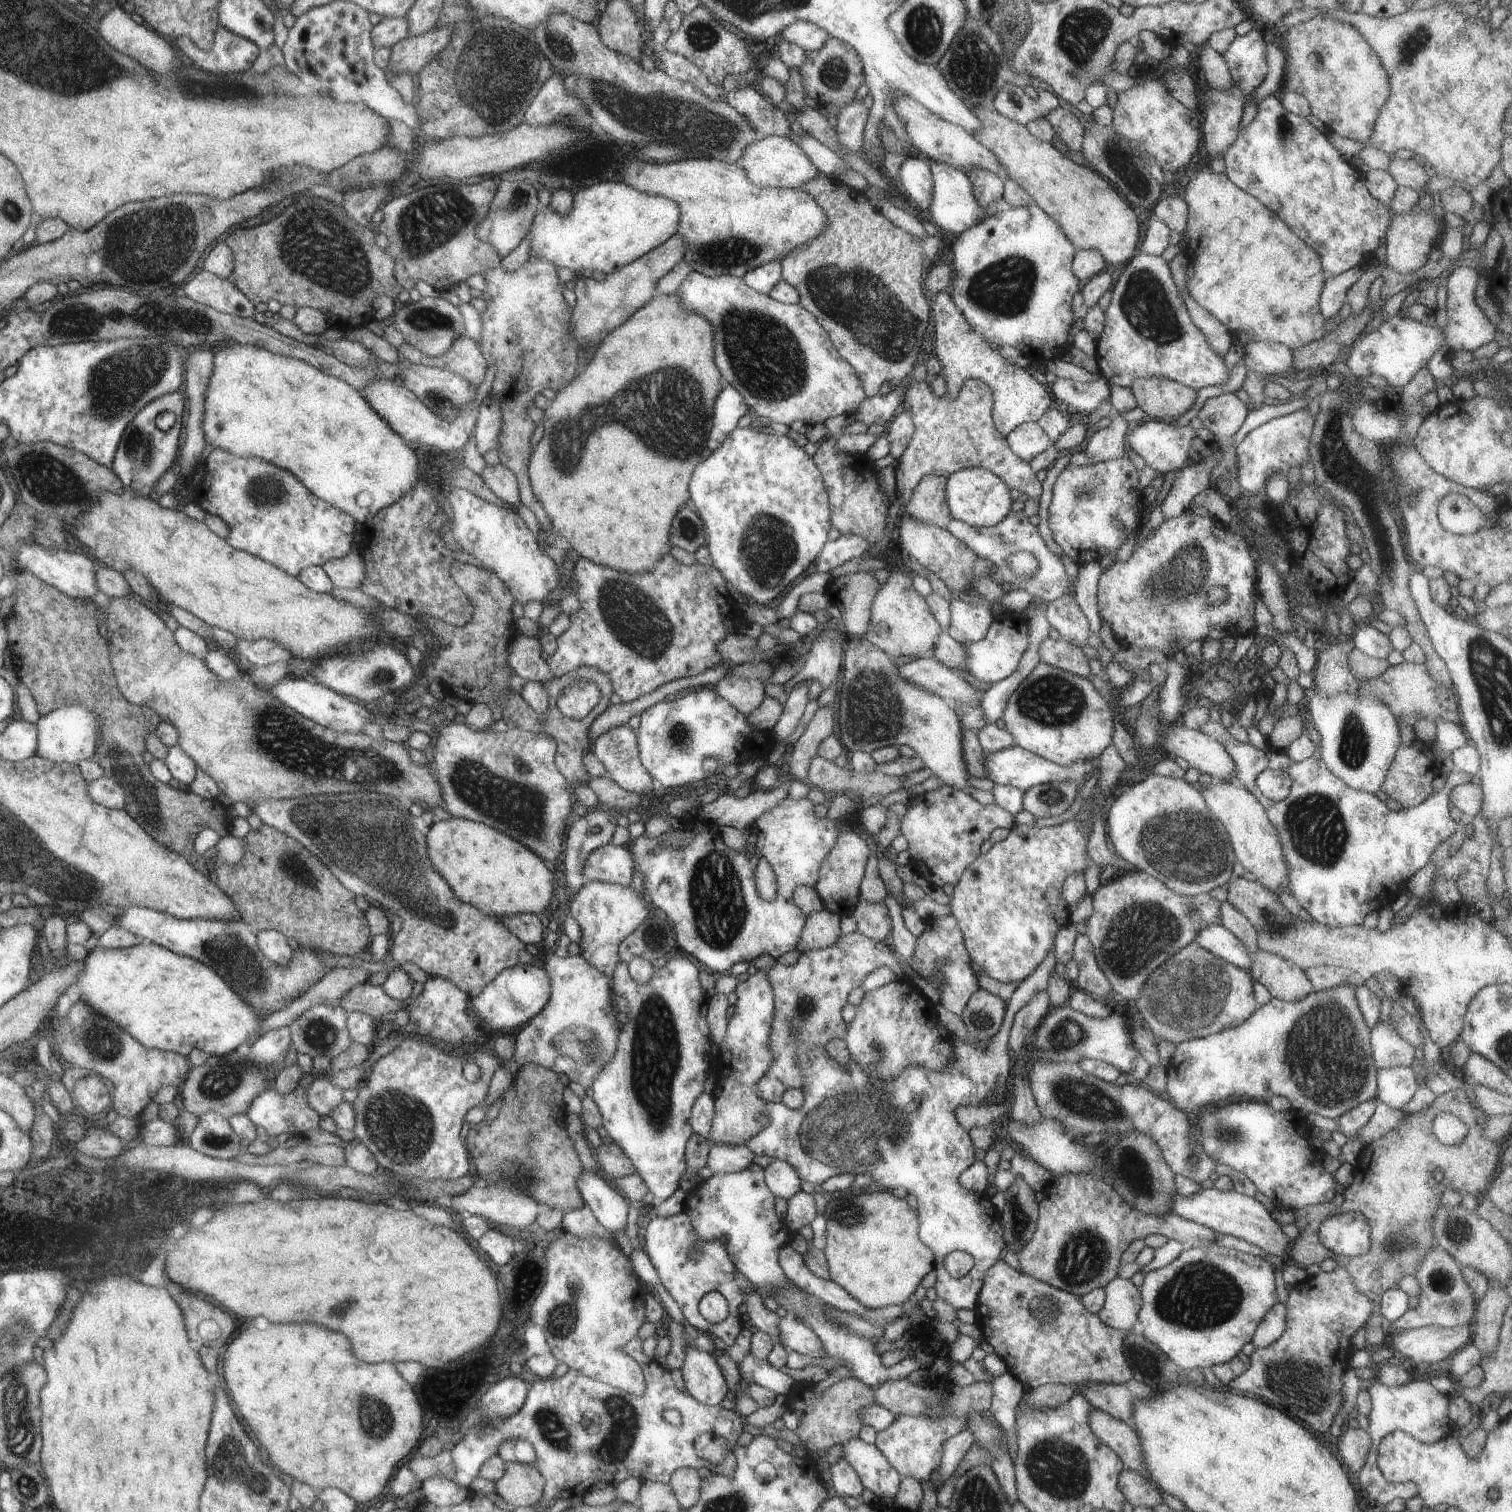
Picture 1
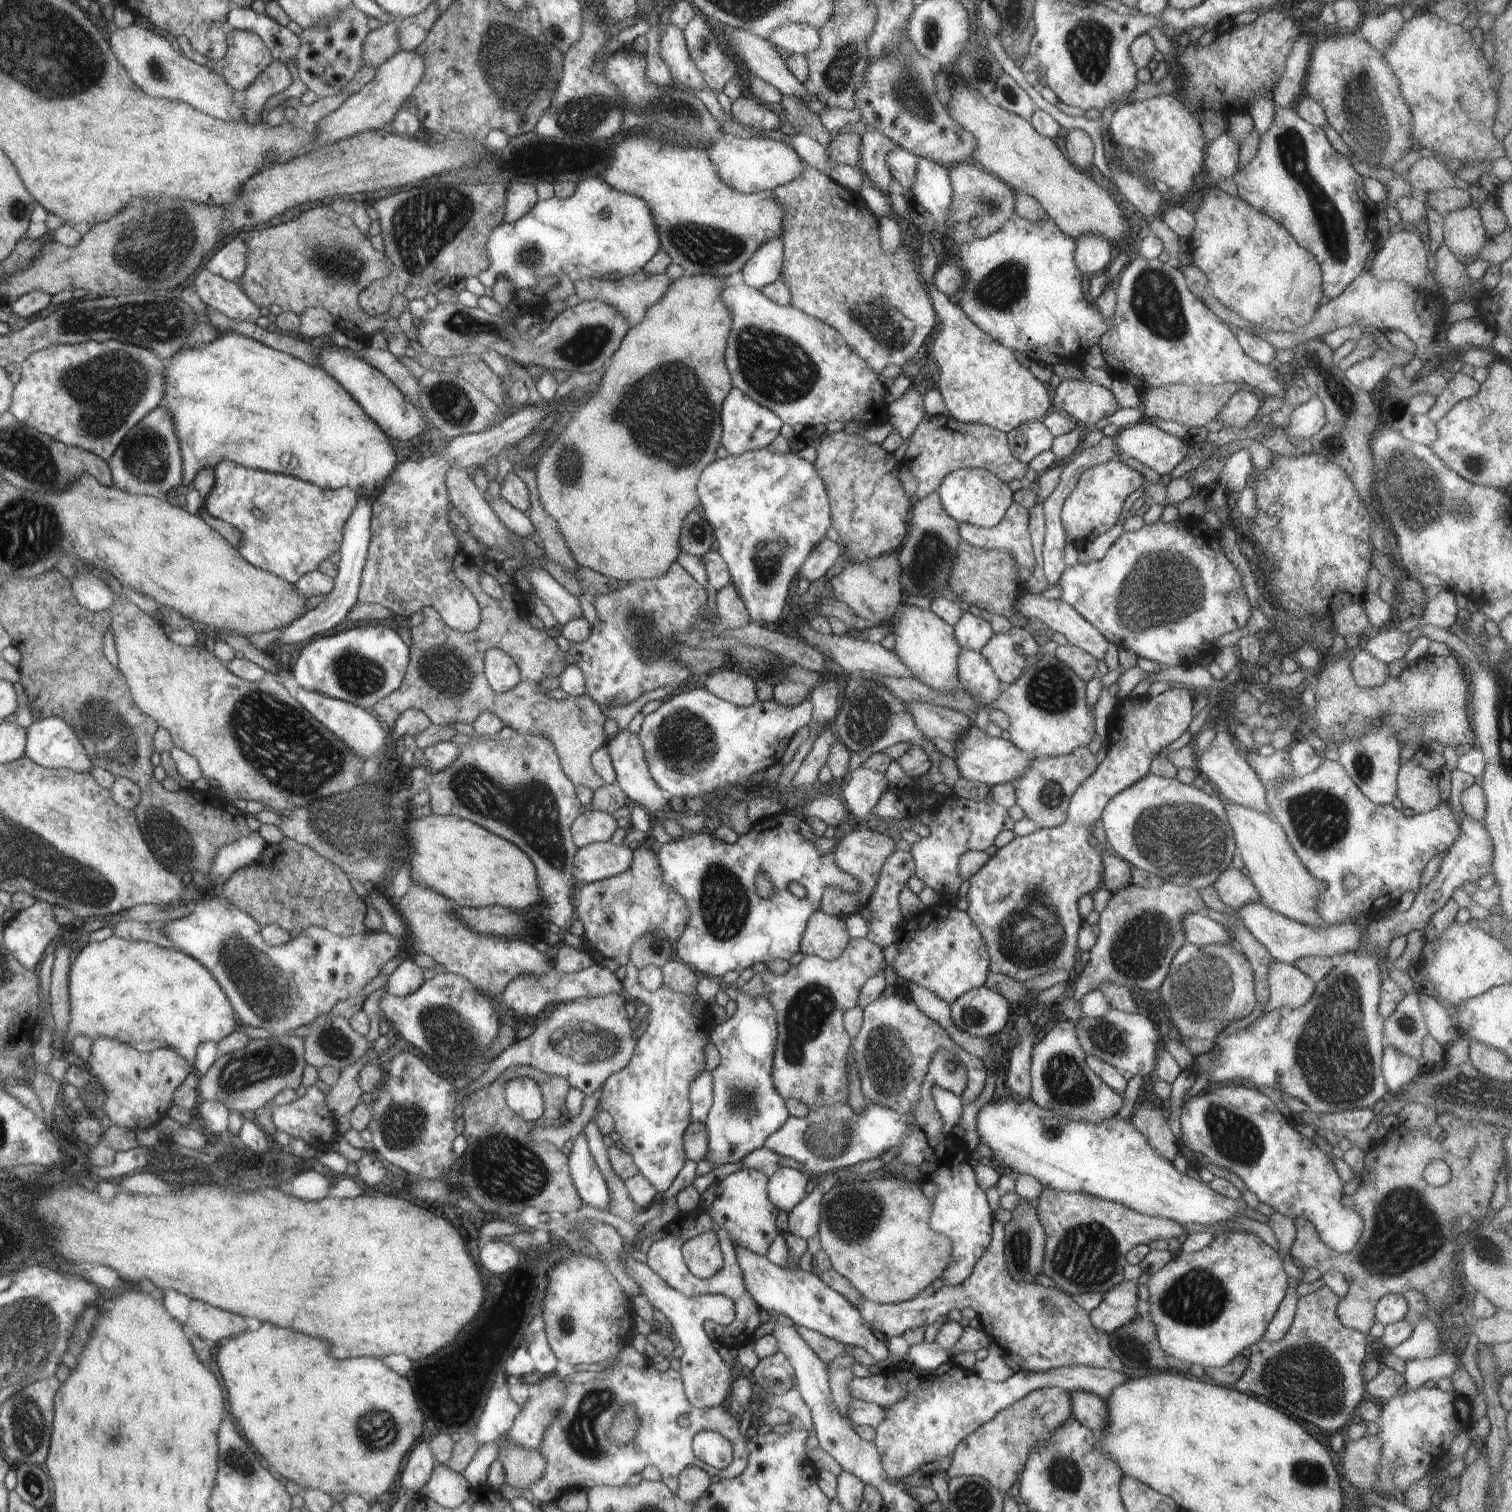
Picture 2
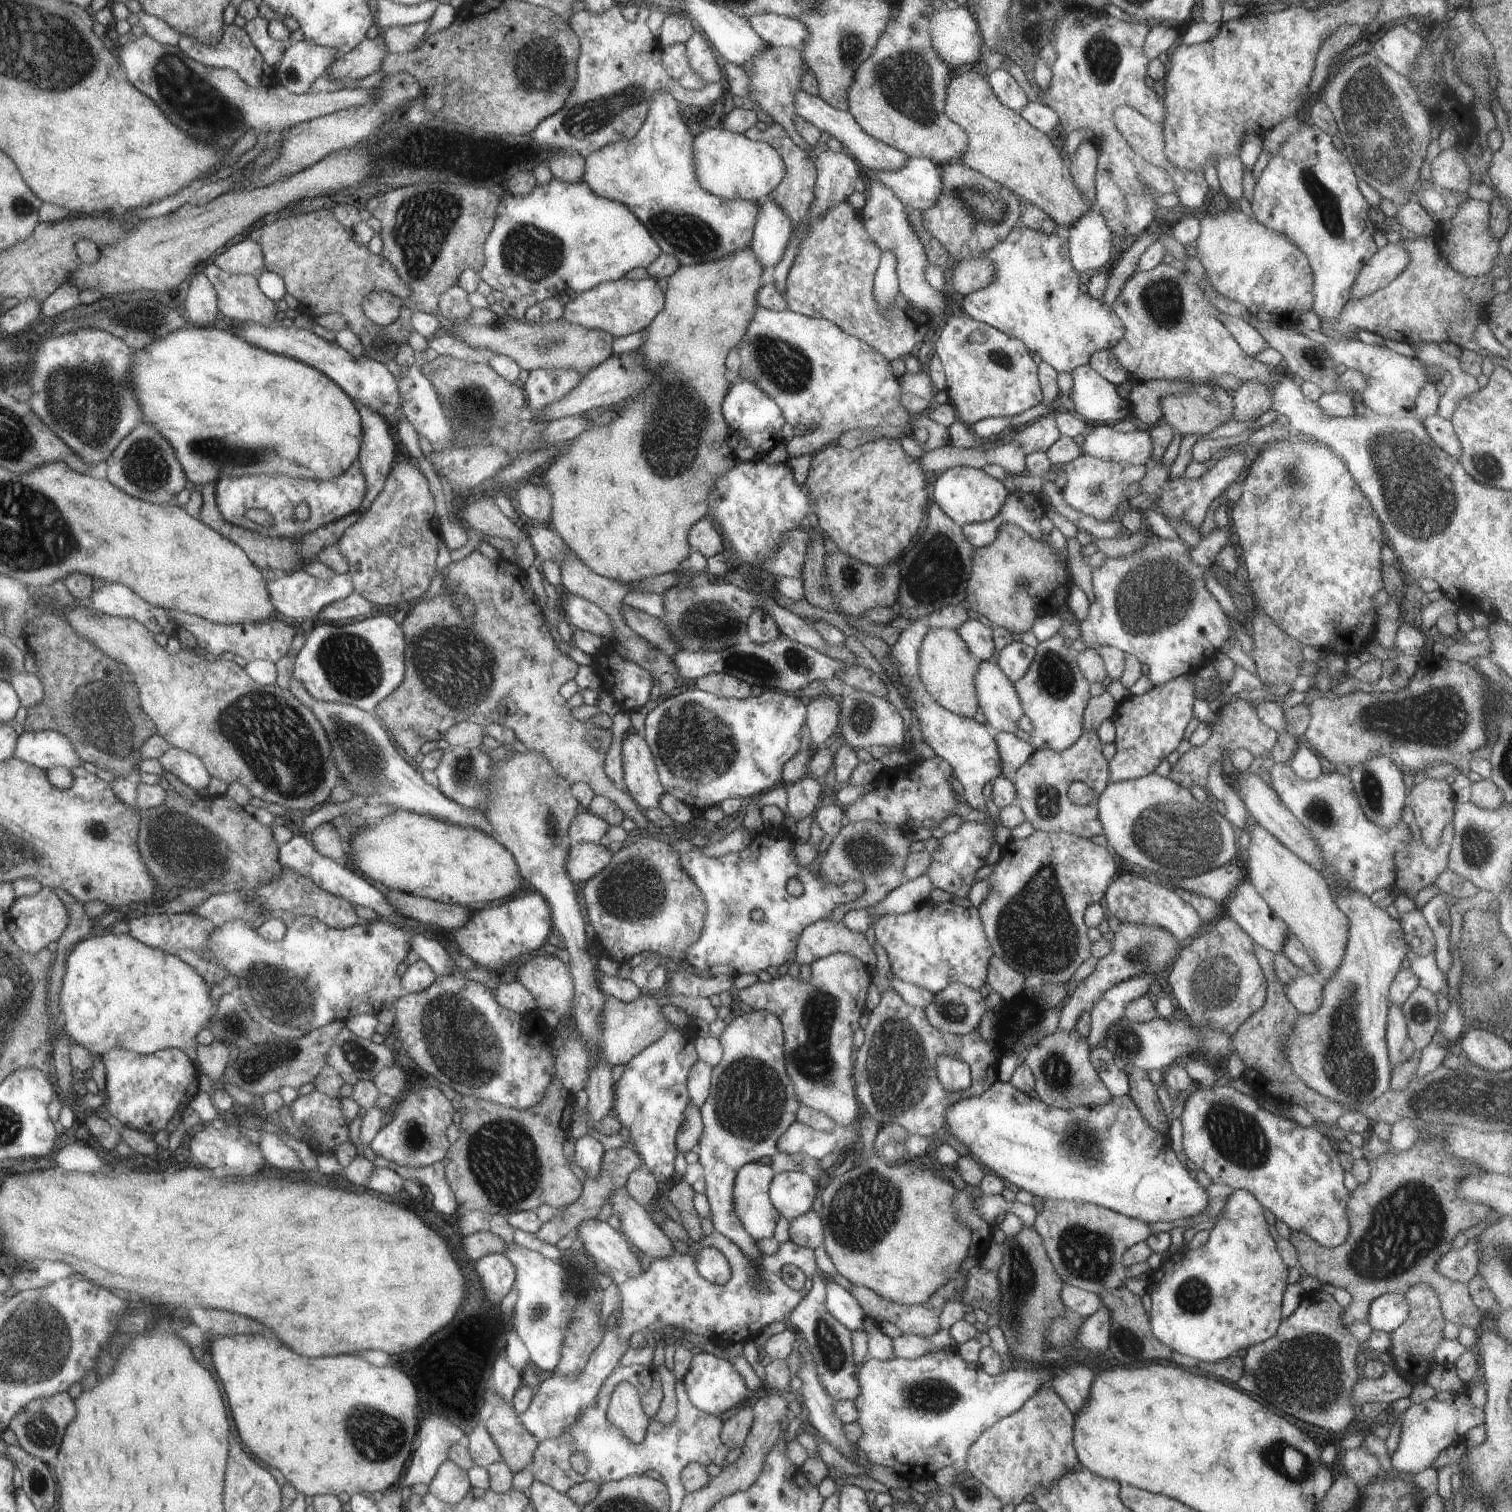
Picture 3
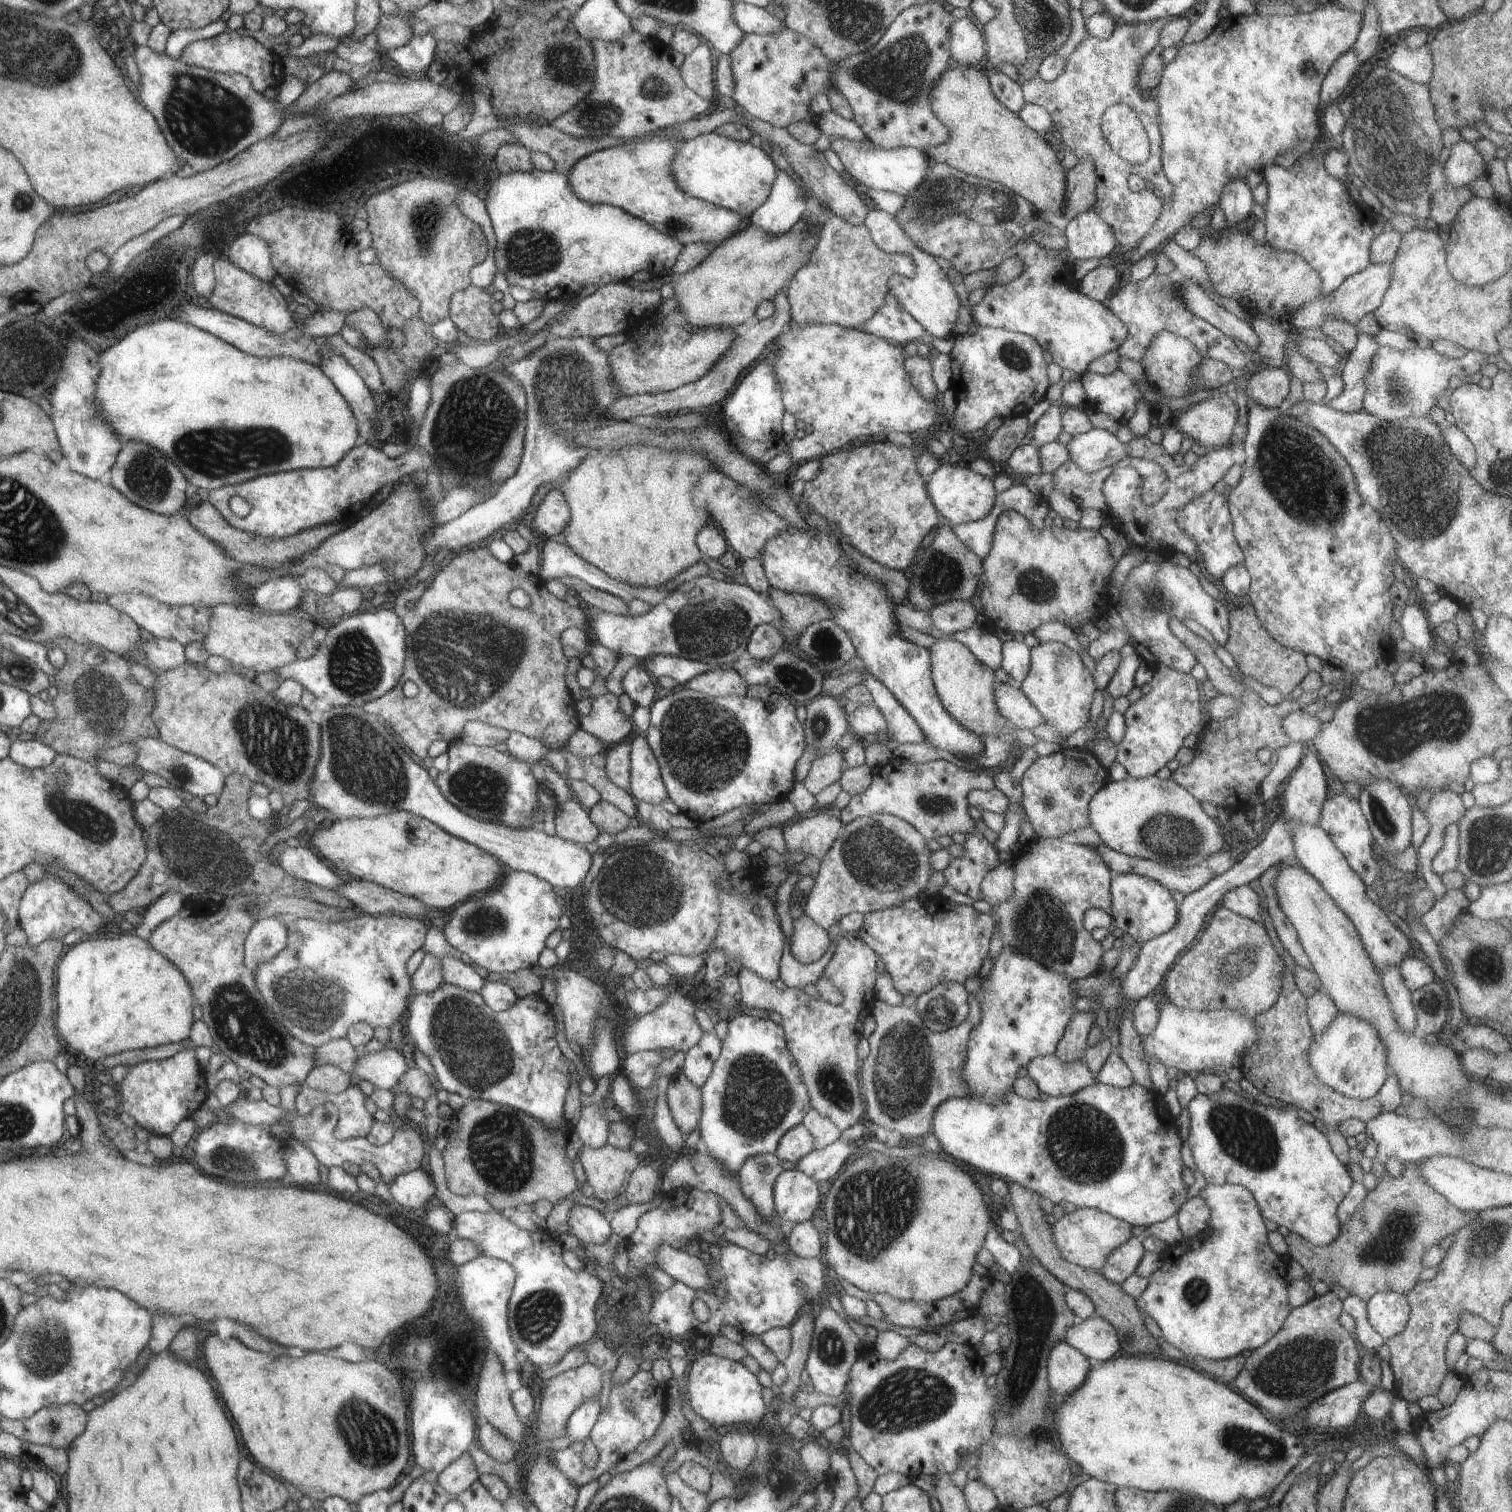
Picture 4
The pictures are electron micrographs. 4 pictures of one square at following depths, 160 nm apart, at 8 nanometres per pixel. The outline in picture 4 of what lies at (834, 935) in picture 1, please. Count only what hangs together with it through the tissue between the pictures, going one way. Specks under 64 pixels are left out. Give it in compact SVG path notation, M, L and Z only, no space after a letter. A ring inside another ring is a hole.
M802 915L793 922L793 934L789 943L794 958L810 964L826 954L831 940L825 928L818 926L808 915Z

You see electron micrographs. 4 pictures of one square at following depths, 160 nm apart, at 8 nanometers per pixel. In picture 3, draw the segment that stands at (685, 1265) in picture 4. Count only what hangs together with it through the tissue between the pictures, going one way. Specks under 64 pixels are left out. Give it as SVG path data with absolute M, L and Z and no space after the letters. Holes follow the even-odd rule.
M617 1189L607 1200L621 1222L621 1232L629 1243L652 1259L665 1259L676 1252L672 1240L651 1219L650 1208L634 1200L626 1189Z

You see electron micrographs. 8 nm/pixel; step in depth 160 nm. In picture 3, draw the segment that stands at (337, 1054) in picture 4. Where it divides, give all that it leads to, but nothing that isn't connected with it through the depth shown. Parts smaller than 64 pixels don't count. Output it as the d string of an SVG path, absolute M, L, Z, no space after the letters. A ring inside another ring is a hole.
M345 1021L330 1023L326 1027L317 1028L301 1039L287 1041L275 1038L274 1041L256 1045L249 1051L238 1054L236 1063L226 1068L225 1074L230 1082L246 1090L253 1096L264 1096L267 1092L278 1091L282 1086L291 1086L298 1089L306 1082L312 1082L326 1066L330 1047L342 1029L346 1029Z

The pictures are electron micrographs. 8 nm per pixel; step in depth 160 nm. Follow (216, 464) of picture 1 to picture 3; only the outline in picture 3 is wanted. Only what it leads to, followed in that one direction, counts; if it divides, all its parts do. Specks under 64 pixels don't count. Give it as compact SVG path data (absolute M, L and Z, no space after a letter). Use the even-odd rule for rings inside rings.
M357 458L345 473L329 479L312 480L290 475L224 476L215 482L214 488L219 511L226 522L266 536L297 539L348 516L351 512L358 512L367 494L367 478ZM300 502L306 502L310 510L310 516L306 520L297 520L294 515L294 508ZM249 508L267 510L274 522L268 526L253 522L244 516Z

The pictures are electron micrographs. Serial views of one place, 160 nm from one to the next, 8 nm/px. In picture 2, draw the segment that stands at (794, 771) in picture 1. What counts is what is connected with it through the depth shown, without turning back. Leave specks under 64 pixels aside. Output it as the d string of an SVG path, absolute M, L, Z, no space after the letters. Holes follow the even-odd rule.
M830 727L821 730L821 733L816 737L812 750L808 756L801 761L798 772L794 775L791 782L791 787L802 786L802 784L812 784L819 779L820 769L827 764L827 758L832 748L832 743L837 740L830 730Z

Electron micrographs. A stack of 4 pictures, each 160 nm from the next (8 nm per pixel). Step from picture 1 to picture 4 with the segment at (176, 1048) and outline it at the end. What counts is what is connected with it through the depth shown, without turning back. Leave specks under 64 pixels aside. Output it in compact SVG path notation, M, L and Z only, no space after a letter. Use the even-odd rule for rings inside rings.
M123 932L118 938L98 938L86 940L66 949L57 969L57 996L58 996L58 1032L66 1041L69 1053L84 1054L89 1062L96 1062L115 1053L126 1050L142 1050L142 1048L156 1048L160 1044L179 1043L189 1038L194 1022L193 1008L195 1007L193 989L189 986L184 974L180 974L177 966L157 950L152 950L149 941L140 939L133 932Z

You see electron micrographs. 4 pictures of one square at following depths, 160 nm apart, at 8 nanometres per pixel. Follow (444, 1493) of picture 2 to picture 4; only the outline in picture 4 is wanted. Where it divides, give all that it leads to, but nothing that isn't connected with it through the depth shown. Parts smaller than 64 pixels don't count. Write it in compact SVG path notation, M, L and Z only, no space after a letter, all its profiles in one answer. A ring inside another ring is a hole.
M465 1453L439 1474L438 1482L448 1494L457 1495L470 1488L480 1475L472 1457Z

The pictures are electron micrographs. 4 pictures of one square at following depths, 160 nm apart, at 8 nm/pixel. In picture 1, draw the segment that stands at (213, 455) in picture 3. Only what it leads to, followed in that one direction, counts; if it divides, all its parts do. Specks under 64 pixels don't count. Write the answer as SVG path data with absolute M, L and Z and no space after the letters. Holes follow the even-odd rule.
M246 343L221 344L213 348L213 371L209 378L208 386L203 394L204 397L204 416L202 430L205 434L206 444L212 448L219 448L239 457L252 457L272 463L278 468L286 468L294 472L294 476L306 485L310 492L313 492L322 500L333 504L335 507L346 511L354 516L357 523L361 523L372 518L381 508L393 505L396 500L402 498L409 490L421 481L420 472L418 472L418 458L416 454L406 446L407 442L389 425L386 419L383 419L365 399L365 396L359 389L355 389L347 381L332 374L323 373L321 369L314 368L306 361L279 355L270 352L268 349L260 348L258 345Z

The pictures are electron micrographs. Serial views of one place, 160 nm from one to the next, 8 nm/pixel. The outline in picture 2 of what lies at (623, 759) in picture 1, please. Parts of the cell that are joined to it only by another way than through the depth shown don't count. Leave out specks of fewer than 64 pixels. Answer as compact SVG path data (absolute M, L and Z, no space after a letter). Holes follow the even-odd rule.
M622 729L617 735L609 738L606 745L608 745L614 770L617 774L616 784L622 789L627 798L630 798L636 804L640 804L640 806L644 806L646 812L654 817L670 811L668 801L671 795L662 790L652 778L639 736L628 729Z

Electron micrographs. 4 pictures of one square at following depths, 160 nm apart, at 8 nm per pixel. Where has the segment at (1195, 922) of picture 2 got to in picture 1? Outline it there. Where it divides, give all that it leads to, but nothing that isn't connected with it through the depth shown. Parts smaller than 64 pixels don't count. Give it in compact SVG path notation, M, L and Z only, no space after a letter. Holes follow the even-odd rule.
M1221 924L1202 927L1196 933L1194 942L1212 954L1249 972L1252 956L1250 956L1248 949Z

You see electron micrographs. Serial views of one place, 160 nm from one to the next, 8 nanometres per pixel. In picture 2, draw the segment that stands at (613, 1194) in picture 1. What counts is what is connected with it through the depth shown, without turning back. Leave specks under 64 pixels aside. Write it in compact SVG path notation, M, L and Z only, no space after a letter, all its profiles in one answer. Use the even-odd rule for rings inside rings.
M583 1131L573 1140L569 1154L570 1172L584 1204L609 1211L608 1183L595 1163Z

